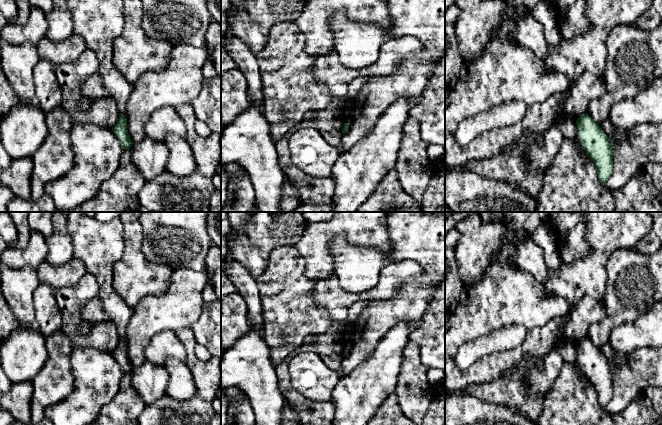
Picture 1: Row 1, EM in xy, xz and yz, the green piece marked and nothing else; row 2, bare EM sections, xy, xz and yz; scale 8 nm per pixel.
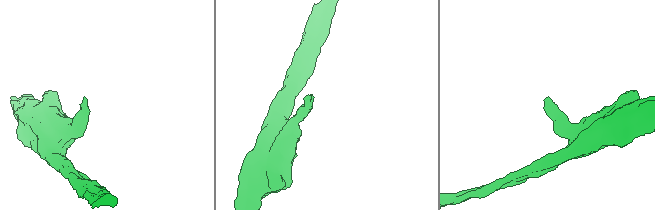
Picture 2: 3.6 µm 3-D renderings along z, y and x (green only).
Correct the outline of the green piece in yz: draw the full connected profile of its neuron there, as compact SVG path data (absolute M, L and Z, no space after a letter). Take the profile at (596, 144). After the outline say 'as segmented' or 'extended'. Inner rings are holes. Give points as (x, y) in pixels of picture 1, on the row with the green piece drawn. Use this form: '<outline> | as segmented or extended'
M587 113L581 115L576 124L578 139L586 155L594 162L599 181L604 185L613 170L613 149L609 138Z | as segmented

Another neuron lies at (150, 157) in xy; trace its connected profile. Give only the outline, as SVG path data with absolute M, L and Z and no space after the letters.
M145 136L142 141L133 143L131 149L132 163L146 181L156 179L166 172L169 151L163 142Z

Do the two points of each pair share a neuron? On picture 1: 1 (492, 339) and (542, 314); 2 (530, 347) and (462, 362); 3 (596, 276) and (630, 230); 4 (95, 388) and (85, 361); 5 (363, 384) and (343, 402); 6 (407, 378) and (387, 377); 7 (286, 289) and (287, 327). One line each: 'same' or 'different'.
1: different
2: different
3: same
4: same
5: same
6: different
7: same

